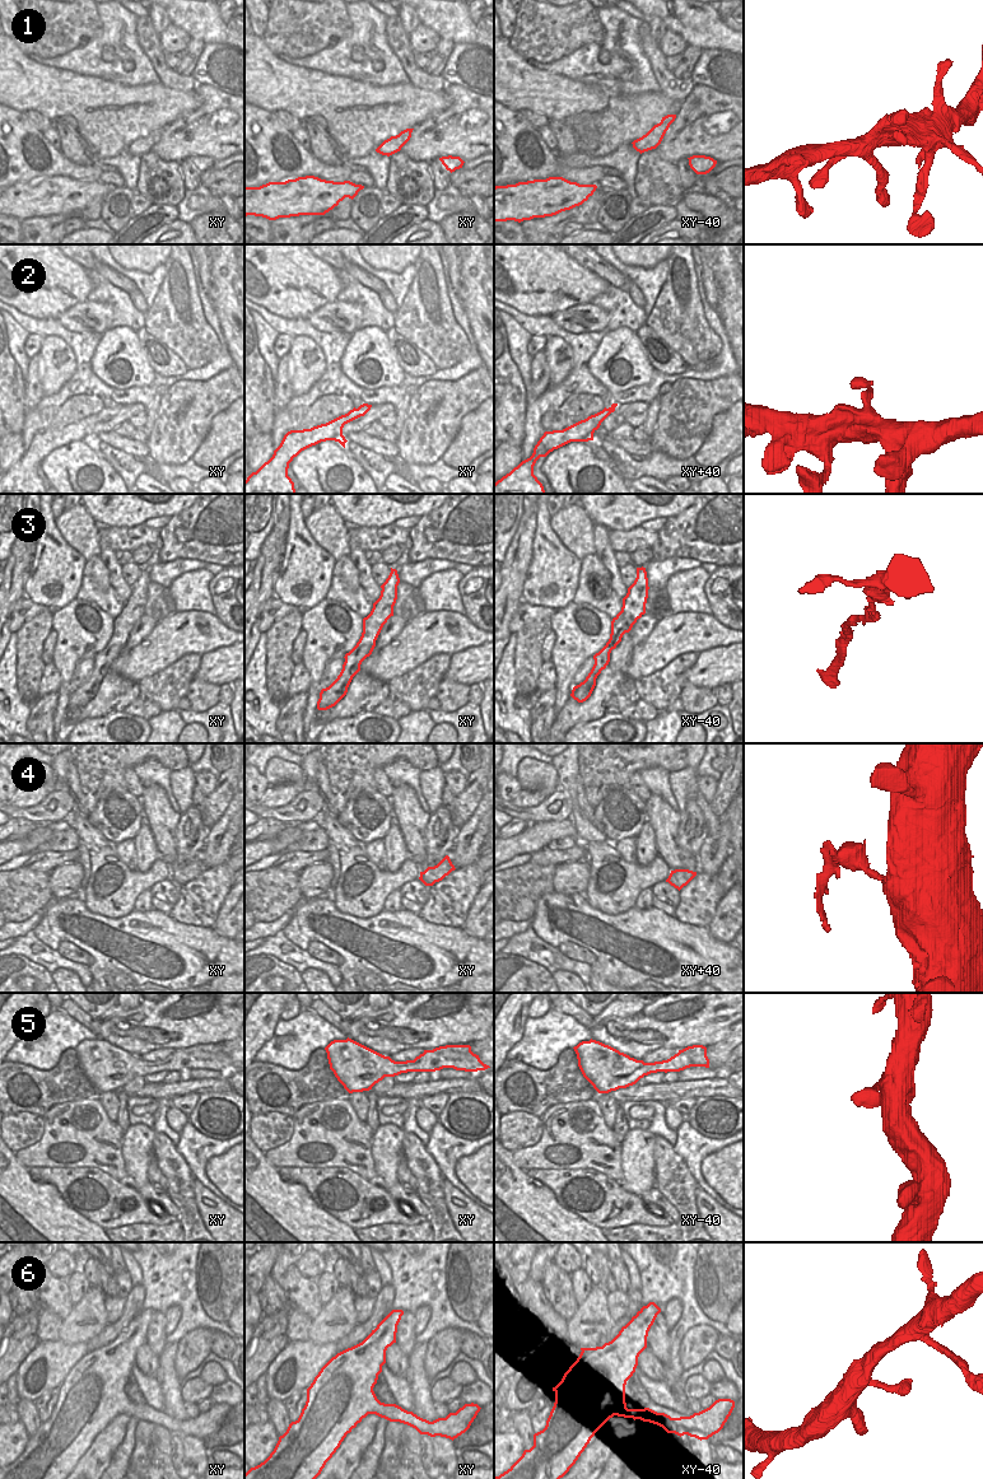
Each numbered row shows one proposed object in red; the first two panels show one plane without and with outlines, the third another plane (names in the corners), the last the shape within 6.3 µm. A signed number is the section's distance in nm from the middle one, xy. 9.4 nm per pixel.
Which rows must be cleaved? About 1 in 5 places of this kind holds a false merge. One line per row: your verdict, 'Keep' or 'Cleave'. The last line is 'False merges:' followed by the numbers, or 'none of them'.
1: Keep
2: Keep
3: Keep
4: Cleave
5: Keep
6: Keep
False merges: 4

